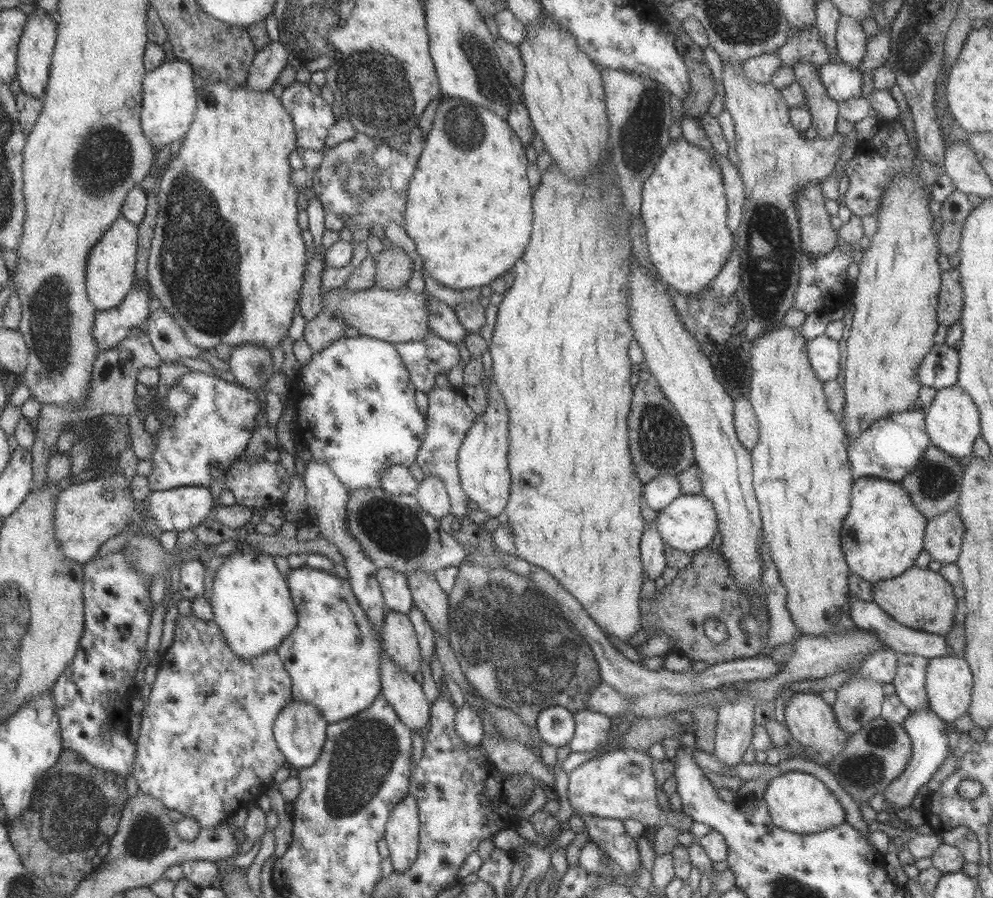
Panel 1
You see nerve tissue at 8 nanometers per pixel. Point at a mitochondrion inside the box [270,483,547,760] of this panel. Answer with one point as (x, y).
(396, 529)

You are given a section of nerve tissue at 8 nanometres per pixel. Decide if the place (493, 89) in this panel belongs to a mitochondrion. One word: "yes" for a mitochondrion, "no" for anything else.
yes

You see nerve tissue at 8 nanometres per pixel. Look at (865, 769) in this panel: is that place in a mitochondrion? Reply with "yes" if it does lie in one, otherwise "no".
yes

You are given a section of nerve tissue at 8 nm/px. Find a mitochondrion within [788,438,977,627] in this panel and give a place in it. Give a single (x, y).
(936, 481)

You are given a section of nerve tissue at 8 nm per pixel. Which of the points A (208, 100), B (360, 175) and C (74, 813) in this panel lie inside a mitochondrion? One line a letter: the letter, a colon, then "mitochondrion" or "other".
A: other
B: mitochondrion
C: mitochondrion

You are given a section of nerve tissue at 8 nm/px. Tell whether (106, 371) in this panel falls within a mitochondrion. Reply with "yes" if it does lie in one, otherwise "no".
no

